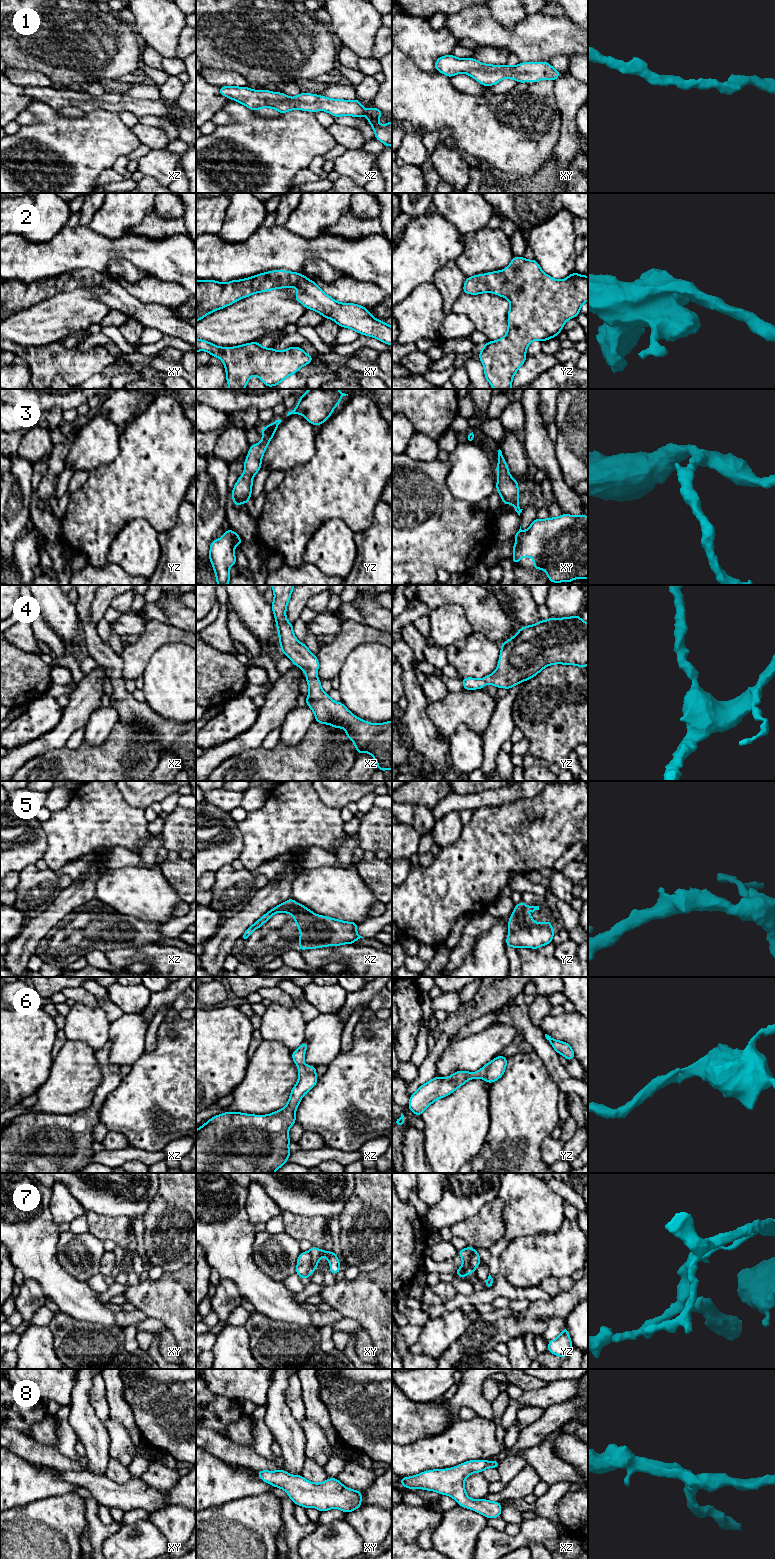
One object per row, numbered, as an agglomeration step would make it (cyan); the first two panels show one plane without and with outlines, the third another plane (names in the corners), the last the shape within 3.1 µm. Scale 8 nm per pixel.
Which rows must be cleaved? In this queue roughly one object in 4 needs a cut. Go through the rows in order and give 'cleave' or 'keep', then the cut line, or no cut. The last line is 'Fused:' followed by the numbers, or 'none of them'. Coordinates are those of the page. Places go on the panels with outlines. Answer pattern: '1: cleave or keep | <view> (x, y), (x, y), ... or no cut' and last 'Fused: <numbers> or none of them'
1: keep | no cut
2: keep | no cut
3: keep | no cut
4: keep | no cut
5: keep | no cut
6: keep | no cut
7: cleave | yz (474, 1250), (470, 1255), (469, 1265), (465, 1268)
8: keep | no cut
Fused: 7

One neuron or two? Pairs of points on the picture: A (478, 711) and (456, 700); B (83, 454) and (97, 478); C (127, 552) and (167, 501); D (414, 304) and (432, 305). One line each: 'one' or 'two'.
A: one
B: two
C: two
D: one

